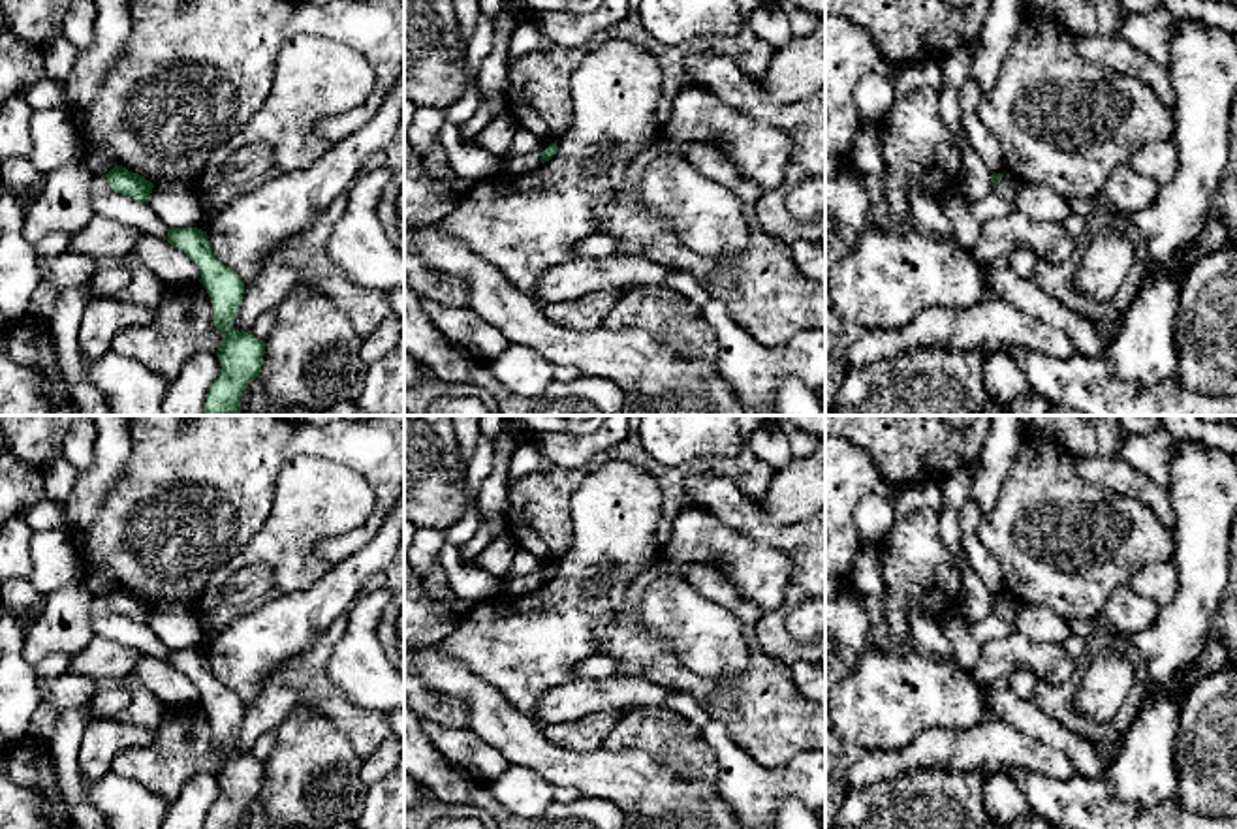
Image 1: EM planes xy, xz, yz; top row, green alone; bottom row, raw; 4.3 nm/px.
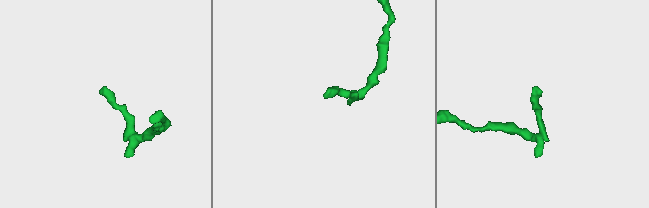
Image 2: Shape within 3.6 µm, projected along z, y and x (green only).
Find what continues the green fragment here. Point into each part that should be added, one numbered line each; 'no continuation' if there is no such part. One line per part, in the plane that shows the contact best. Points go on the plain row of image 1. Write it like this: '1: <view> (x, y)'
no continuation

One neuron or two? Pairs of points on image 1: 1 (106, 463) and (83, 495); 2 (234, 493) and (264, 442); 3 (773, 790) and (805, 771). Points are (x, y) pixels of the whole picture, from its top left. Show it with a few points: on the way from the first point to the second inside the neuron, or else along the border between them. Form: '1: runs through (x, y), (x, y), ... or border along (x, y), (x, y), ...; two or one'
1: runs through (106, 470), (91, 487); one
2: runs through (234, 480), (234, 472), (250, 455); one
3: runs through (781, 784), (798, 779); one

